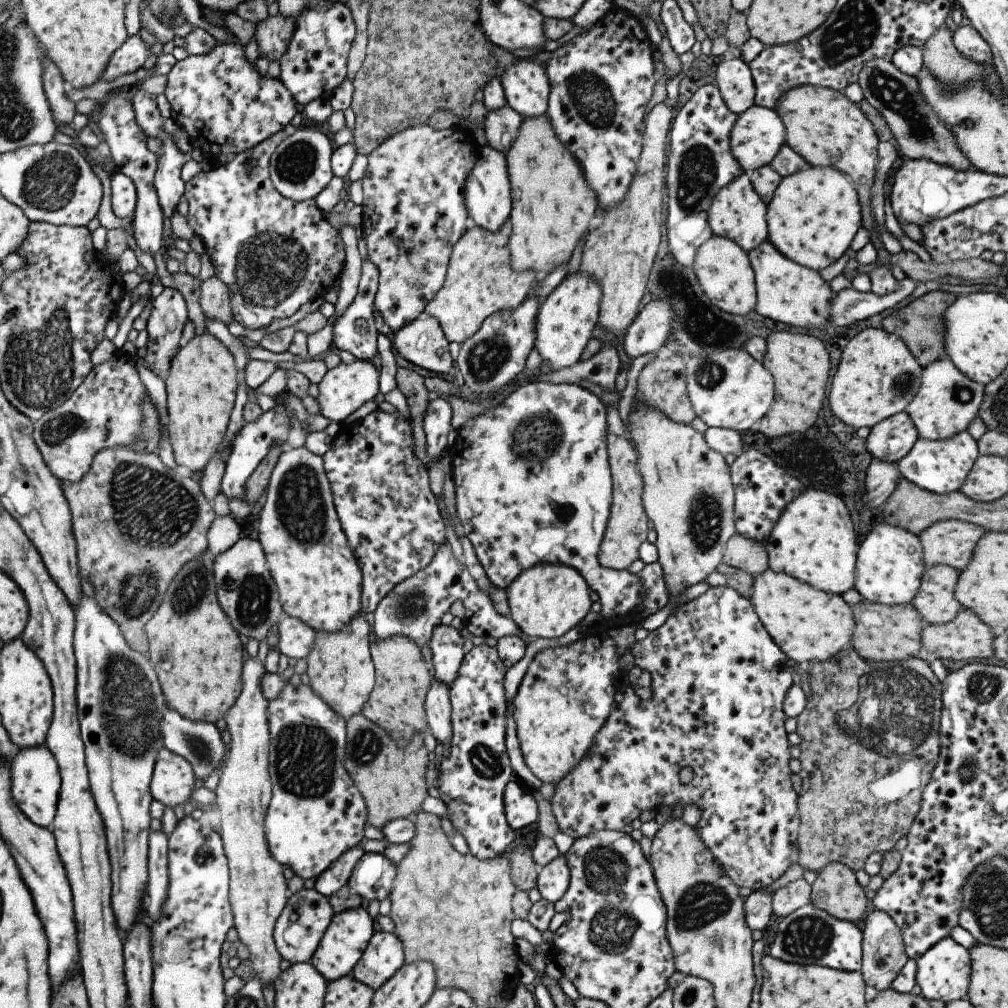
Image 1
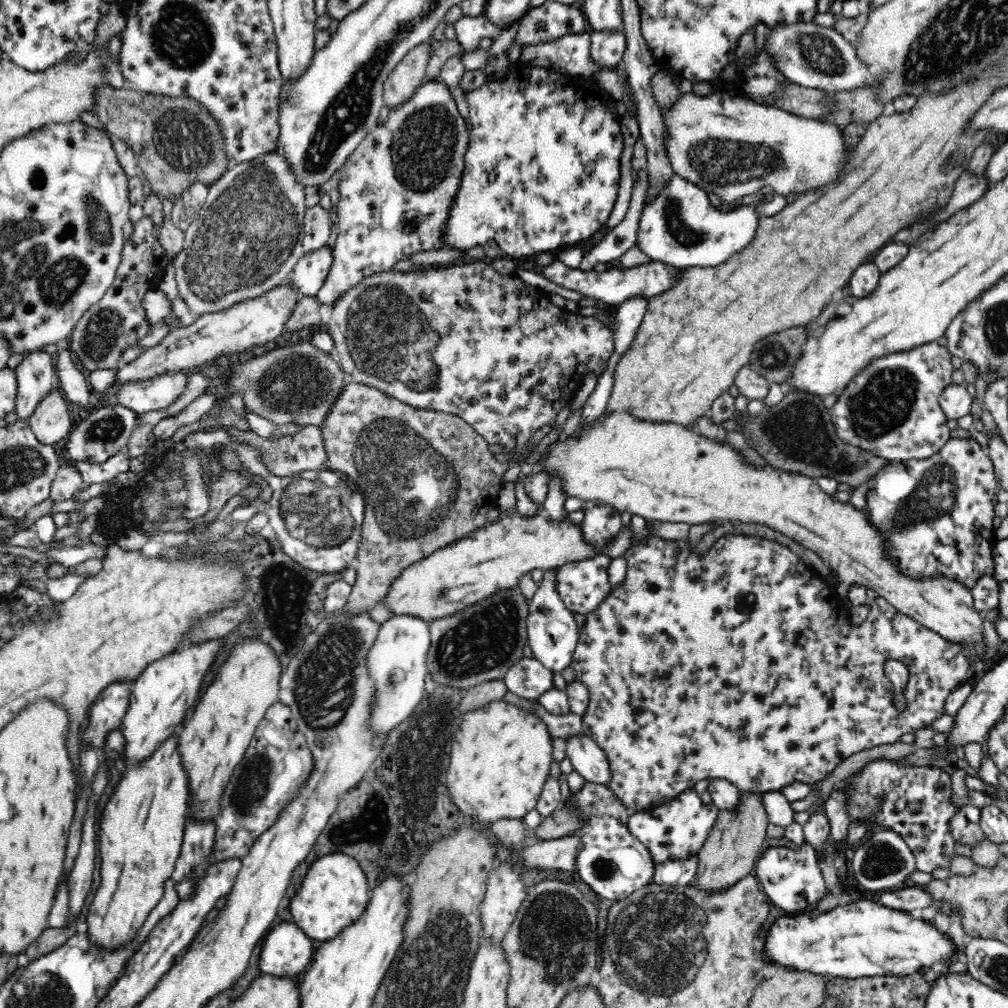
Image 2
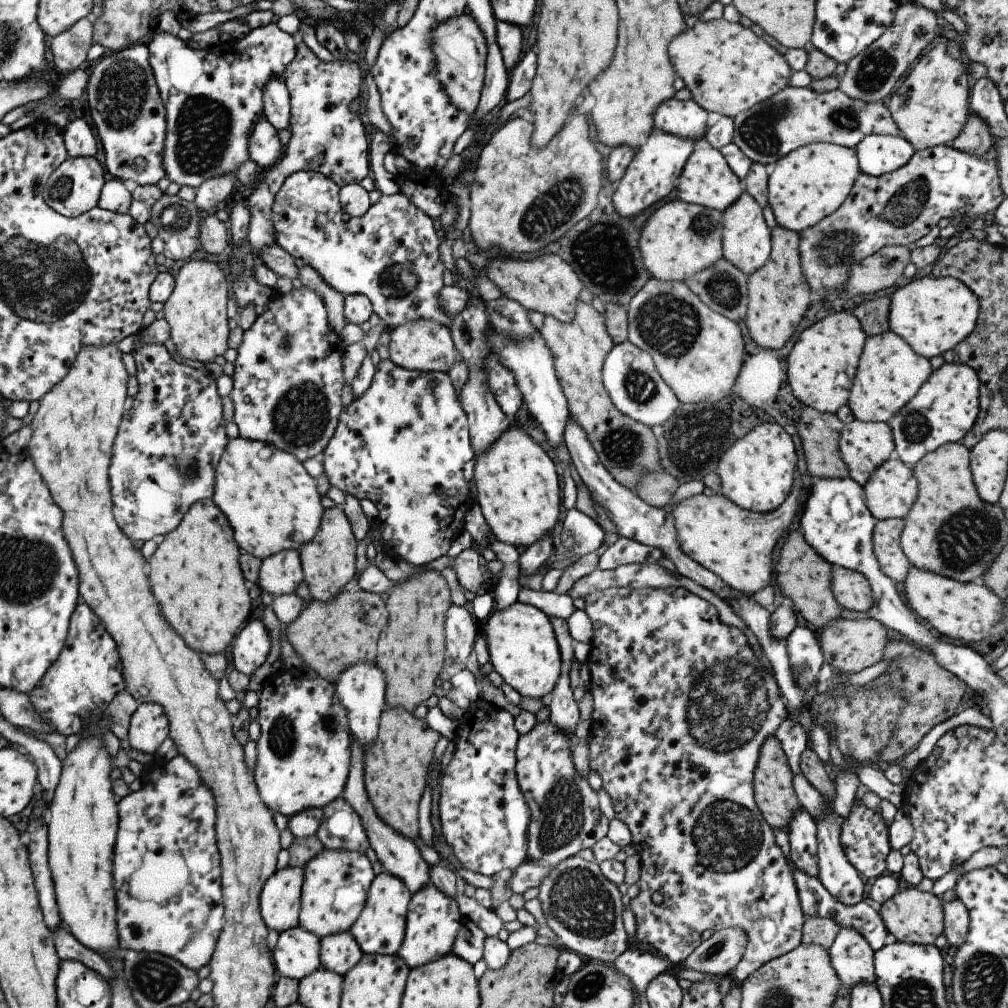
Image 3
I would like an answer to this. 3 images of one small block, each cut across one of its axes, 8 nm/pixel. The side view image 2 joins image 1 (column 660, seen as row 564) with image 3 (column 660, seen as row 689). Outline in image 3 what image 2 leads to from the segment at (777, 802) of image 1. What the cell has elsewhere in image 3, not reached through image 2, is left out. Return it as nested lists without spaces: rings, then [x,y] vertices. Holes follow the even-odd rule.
[[[612,587],[604,592],[588,594],[584,602],[584,610],[594,627],[590,656],[585,661],[590,670],[589,692],[594,701],[591,731],[587,737],[590,750],[589,767],[592,772],[600,774],[603,788],[614,804],[616,817],[628,826],[632,835],[630,844],[634,846],[641,861],[638,896],[626,900],[636,918],[636,934],[634,934],[636,937],[632,943],[638,947],[646,947],[660,956],[666,956],[672,964],[680,964],[694,952],[699,937],[705,930],[740,928],[746,932],[748,938],[744,956],[732,974],[736,983],[740,984],[769,960],[794,950],[801,943],[803,926],[806,922],[798,896],[797,882],[794,882],[792,876],[794,874],[792,864],[776,844],[774,829],[766,822],[754,800],[754,770],[760,758],[760,748],[768,736],[774,735],[787,716],[785,701],[776,684],[774,673],[770,672],[770,668],[764,666],[760,658],[754,654],[742,630],[722,623],[714,605],[690,593],[684,587],[639,589]],[[654,892],[660,892],[663,896],[663,902],[659,905],[651,899]]]

